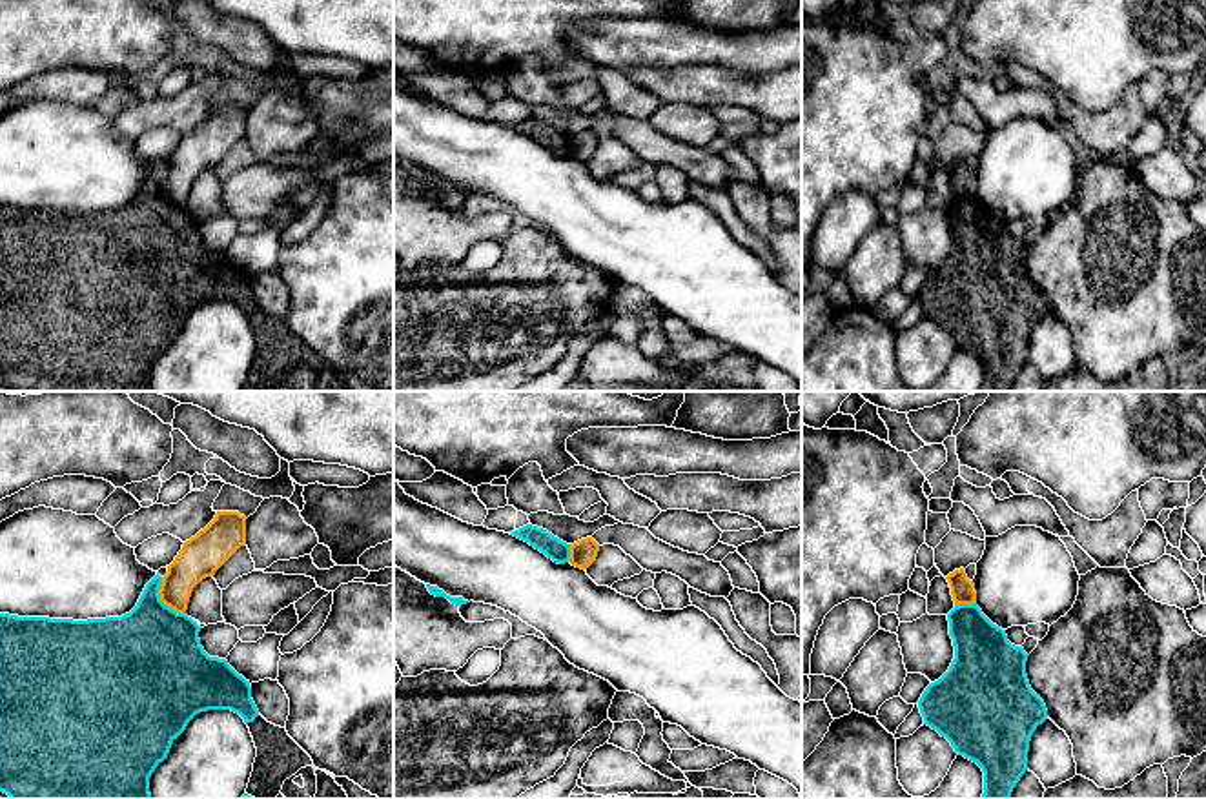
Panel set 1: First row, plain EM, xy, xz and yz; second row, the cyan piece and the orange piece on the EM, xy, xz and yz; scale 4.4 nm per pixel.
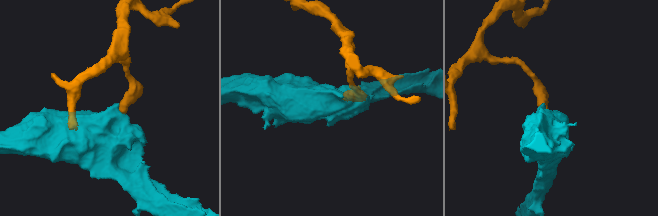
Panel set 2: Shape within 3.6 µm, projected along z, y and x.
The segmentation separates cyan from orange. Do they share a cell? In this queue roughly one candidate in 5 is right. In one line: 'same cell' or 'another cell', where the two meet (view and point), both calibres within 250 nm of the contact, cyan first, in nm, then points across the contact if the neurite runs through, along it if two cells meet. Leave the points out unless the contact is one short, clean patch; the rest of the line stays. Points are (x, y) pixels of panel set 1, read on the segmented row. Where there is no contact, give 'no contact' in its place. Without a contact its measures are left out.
another cell | xy (161, 601) | 440/170 nm | along xy (161, 577), (159, 597), (184, 614)

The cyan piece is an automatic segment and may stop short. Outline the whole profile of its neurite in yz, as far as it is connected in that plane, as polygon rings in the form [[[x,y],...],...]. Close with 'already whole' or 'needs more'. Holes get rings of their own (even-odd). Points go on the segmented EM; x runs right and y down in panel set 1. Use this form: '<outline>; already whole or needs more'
[[[976,602],[955,606],[947,621],[955,659],[918,701],[924,724],[945,737],[958,755],[982,768],[980,799],[1011,799],[1013,788],[1027,770],[1031,735],[1048,719],[1046,704],[1029,686],[1024,648],[1011,644],[1006,630],[993,624]]]; already whole

